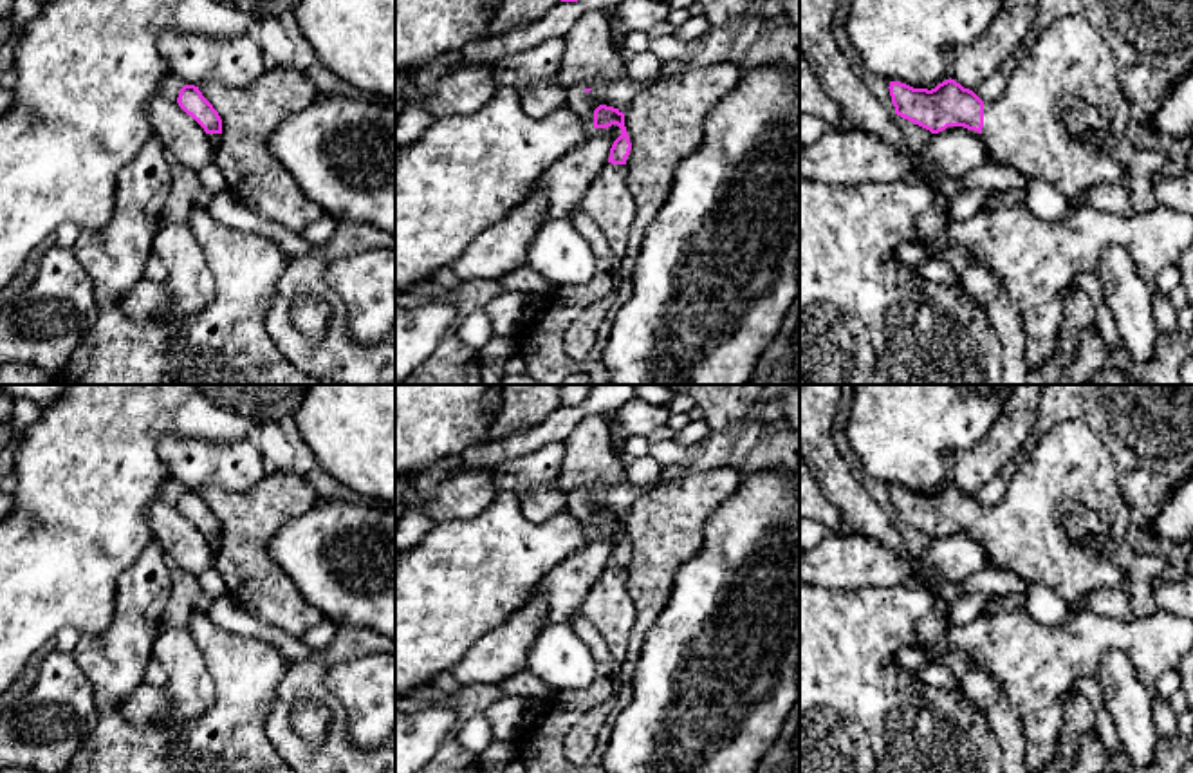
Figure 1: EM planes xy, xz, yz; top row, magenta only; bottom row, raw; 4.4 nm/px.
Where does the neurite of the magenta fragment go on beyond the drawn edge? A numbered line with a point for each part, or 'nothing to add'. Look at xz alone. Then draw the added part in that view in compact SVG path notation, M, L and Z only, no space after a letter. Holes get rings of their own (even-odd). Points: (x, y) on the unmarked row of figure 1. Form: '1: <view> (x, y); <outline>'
1: xz (609, 607); M606 565L579 607L579 614L603 636L614 659L626 659L628 638L635 625L626 580L626 569Z

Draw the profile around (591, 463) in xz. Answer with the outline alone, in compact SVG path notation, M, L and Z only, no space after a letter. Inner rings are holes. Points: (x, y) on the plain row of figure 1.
M585 415L561 446L563 464L558 477L561 493L585 495L626 482L626 459L612 446L606 415Z

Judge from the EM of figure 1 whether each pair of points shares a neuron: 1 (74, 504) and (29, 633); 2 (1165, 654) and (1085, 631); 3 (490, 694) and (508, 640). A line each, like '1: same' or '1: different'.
1: same
2: same
3: different

